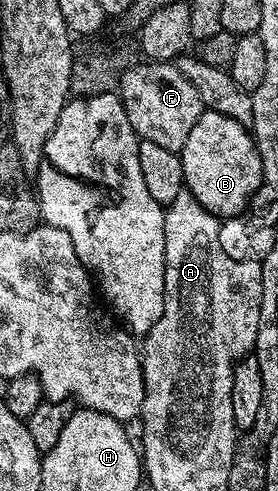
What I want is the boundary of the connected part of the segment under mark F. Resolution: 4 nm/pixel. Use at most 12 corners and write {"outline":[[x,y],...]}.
{"outline":[[179,64],[125,68],[118,96],[140,141],[179,153],[205,112]]}

